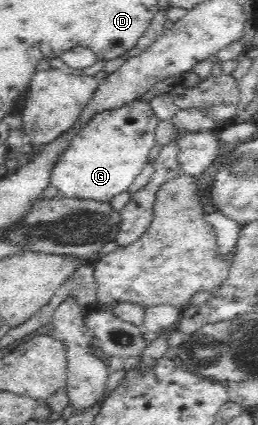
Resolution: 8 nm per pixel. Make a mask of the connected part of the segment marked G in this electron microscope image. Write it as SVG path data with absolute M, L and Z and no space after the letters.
M140 100L97 113L61 153L50 184L58 189L60 196L111 202L119 193L127 191L141 173L151 148L157 144L155 128L159 122L151 104Z

